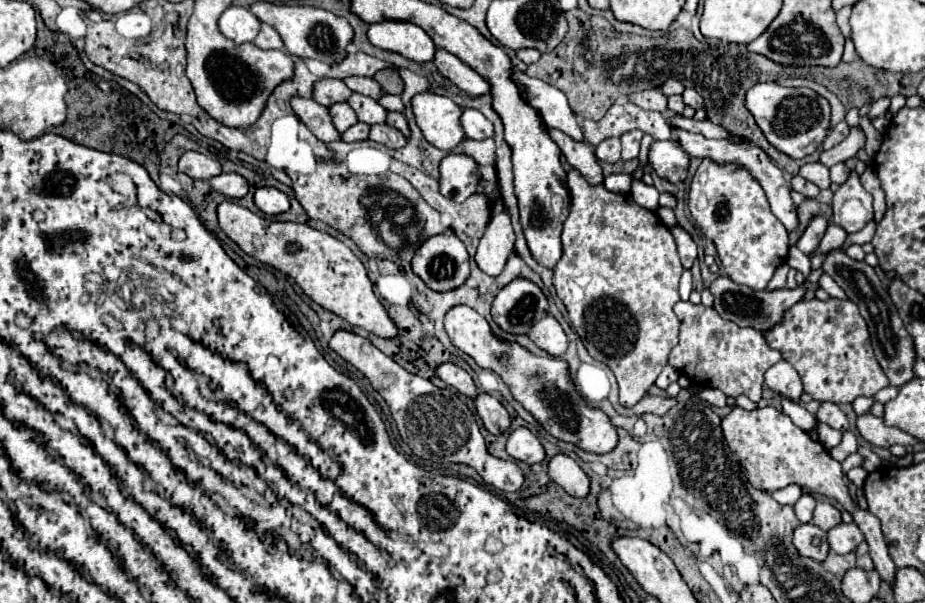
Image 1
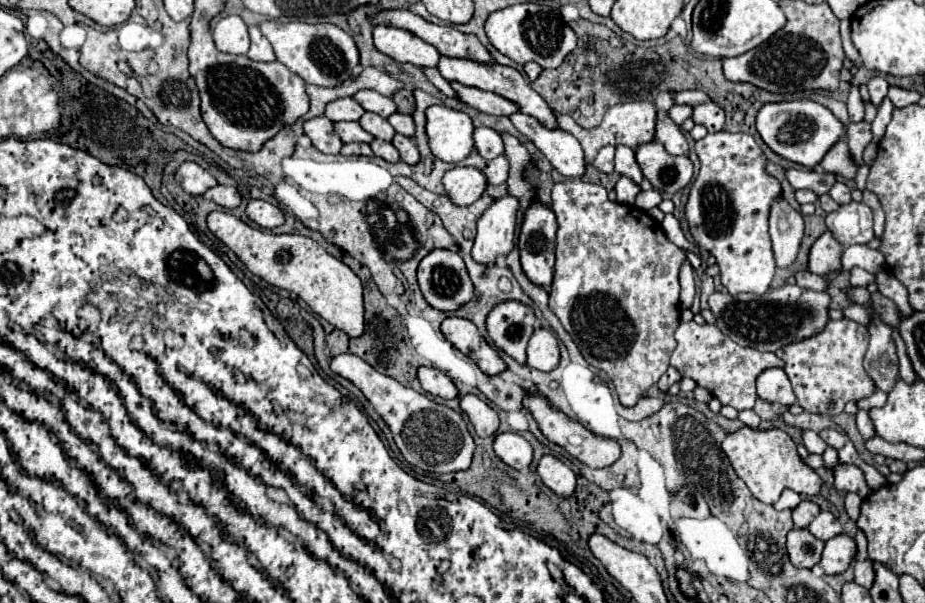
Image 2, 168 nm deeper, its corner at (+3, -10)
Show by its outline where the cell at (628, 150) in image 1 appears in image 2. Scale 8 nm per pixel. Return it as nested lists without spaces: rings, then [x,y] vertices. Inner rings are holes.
[[[617,147],[617,151],[615,151],[615,171],[621,173],[623,177],[629,177],[637,185],[643,181],[641,169],[637,167],[637,161],[635,161],[631,147]]]

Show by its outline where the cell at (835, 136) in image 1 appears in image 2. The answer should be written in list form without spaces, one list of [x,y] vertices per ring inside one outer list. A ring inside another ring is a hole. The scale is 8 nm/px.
[[[841,139],[837,145],[833,145],[829,149],[829,153],[821,161],[821,167],[827,173],[841,175],[845,179],[855,179],[855,173],[859,169],[859,165],[853,161],[853,157],[849,153],[849,147],[847,147],[847,141],[845,139]]]

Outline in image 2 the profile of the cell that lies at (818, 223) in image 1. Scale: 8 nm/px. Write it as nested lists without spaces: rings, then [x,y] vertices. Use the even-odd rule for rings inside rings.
[[[827,231],[811,247],[809,271],[815,275],[821,275],[821,277],[841,271],[841,253],[843,253],[843,245],[839,241],[835,241],[835,237]]]

